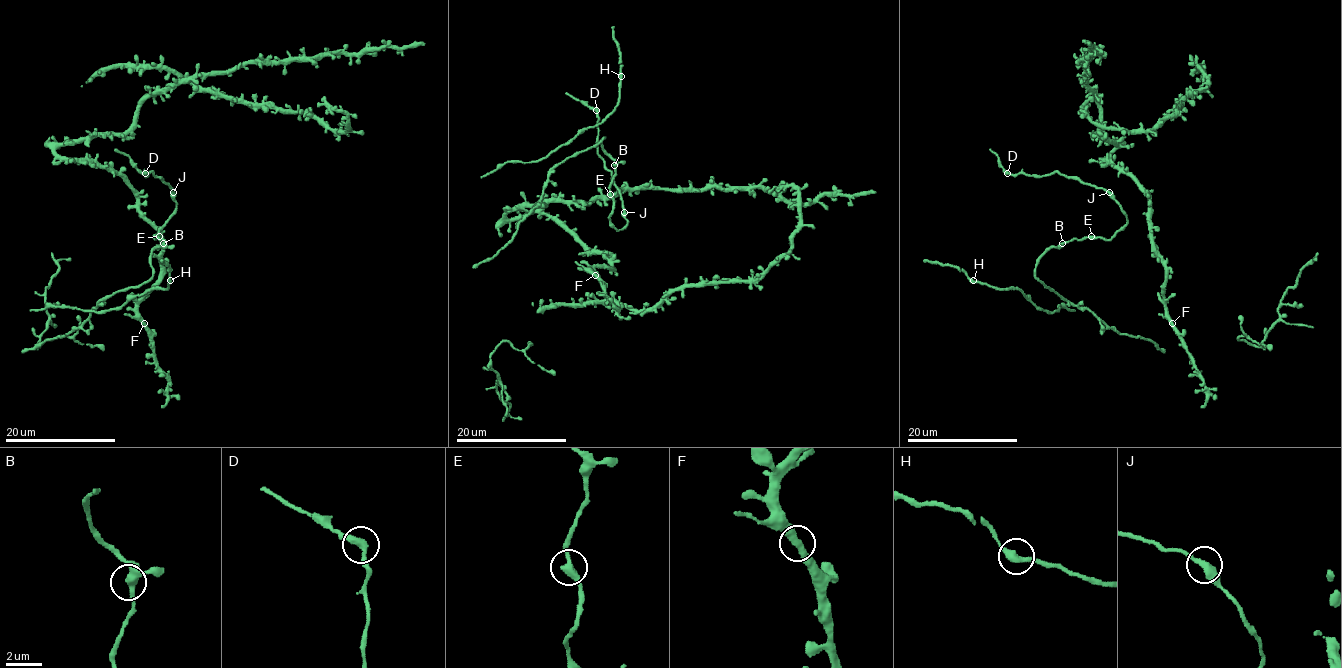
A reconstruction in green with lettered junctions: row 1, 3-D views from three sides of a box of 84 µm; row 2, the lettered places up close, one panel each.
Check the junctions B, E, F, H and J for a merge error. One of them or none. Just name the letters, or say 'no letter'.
no letter

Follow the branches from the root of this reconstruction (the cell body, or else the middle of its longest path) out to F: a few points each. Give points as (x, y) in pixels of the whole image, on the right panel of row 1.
F: (1114, 149), (1105, 160), (1122, 169), (1148, 199), (1148, 229), (1154, 251), (1165, 268), (1165, 316), (1172, 323)

